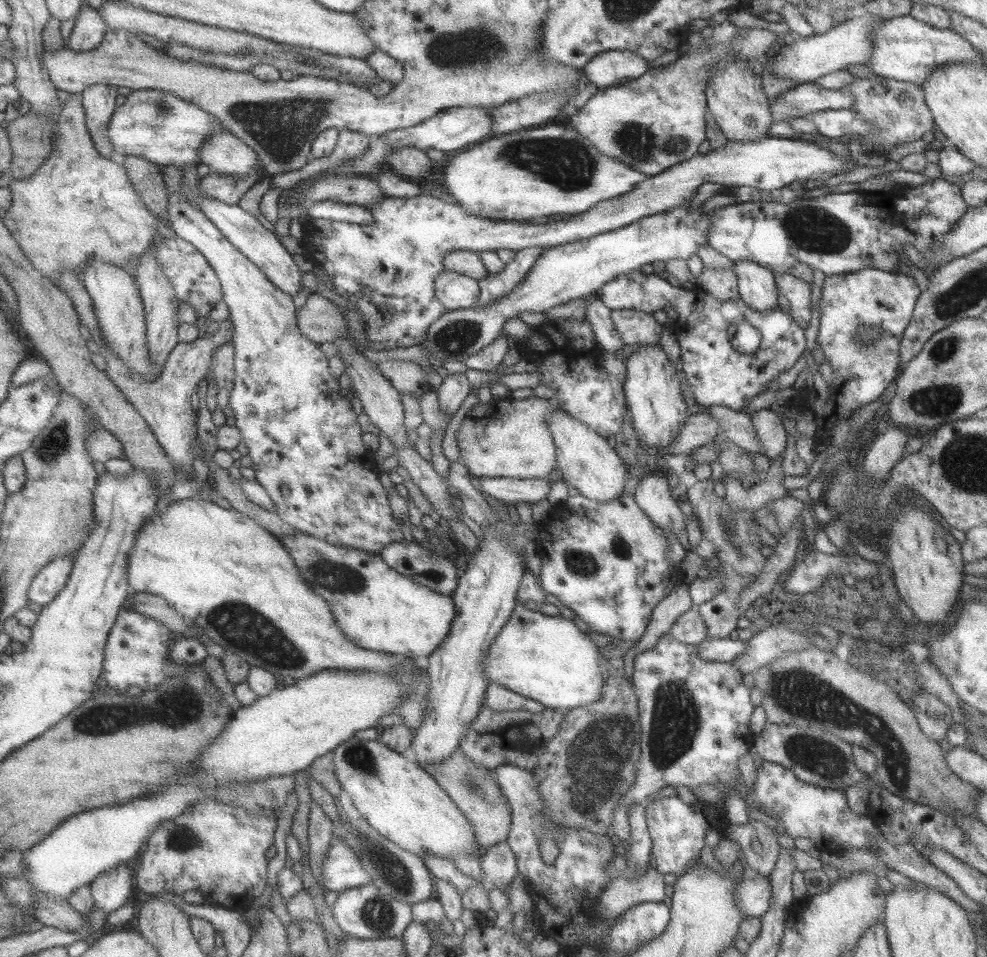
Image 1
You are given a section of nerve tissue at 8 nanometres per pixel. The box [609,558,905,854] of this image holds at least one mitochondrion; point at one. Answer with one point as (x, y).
(676, 717)

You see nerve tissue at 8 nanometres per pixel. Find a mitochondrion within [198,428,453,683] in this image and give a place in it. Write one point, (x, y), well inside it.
(247, 630)

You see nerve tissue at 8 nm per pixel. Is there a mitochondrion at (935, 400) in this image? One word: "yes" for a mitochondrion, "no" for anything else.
yes

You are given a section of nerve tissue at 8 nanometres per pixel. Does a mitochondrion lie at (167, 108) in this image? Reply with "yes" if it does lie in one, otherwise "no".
yes

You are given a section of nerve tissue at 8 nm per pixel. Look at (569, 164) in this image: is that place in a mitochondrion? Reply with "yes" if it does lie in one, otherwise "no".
yes

